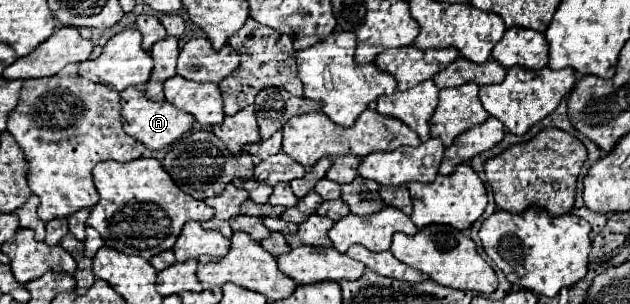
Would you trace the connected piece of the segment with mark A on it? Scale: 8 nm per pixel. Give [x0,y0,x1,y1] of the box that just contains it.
[120,88,194,150]

